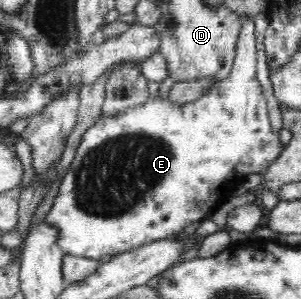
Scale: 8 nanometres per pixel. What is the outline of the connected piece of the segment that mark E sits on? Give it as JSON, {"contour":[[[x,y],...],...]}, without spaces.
{"contour":[[[240,16],[240,20],[242,21],[242,28],[237,39],[234,65],[229,77],[216,81],[215,85],[211,86],[205,93],[202,93],[194,102],[179,104],[173,103],[168,99],[161,100],[157,97],[132,107],[125,113],[115,115],[115,117],[102,115],[85,131],[81,143],[77,147],[77,153],[61,181],[58,195],[45,218],[47,224],[55,226],[59,230],[57,244],[59,244],[65,255],[87,257],[100,262],[105,255],[117,256],[154,241],[176,237],[190,223],[203,220],[204,217],[211,214],[216,207],[221,205],[223,199],[231,195],[233,177],[239,179],[241,175],[245,175],[245,169],[247,169],[247,173],[263,174],[271,165],[271,161],[279,157],[283,147],[279,140],[279,133],[274,133],[271,130],[271,121],[267,114],[267,102],[256,76],[257,52],[255,48],[255,33],[253,32],[255,31],[255,24],[253,18],[248,18],[247,16]]]}

